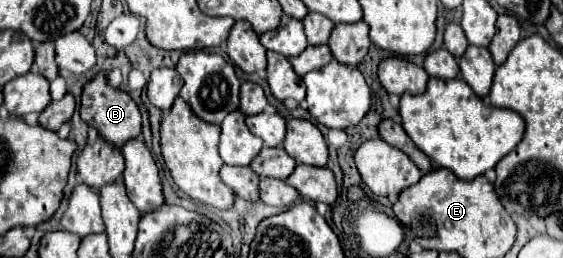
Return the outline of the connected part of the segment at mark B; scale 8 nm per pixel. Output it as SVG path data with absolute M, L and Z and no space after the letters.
M102 72L84 86L80 116L82 116L82 120L88 126L96 128L96 132L108 144L112 144L114 148L122 148L128 140L134 140L140 134L140 120L142 120L142 116L140 116L140 110L138 110L136 102L126 92L110 88L106 84L106 74L102 74Z

